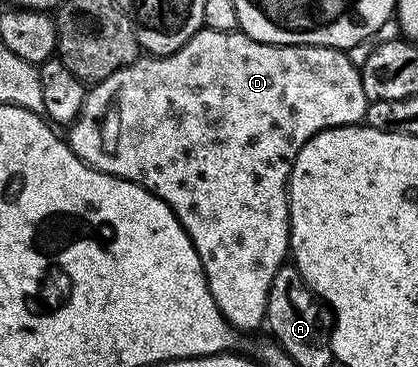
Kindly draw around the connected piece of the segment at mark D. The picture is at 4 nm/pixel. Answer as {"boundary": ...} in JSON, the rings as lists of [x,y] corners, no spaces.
{"boundary":[[[201,29],[180,48],[172,54],[162,56],[143,56],[140,57],[132,66],[121,68],[117,72],[113,72],[113,76],[109,76],[105,80],[94,83],[88,89],[85,96],[85,104],[81,108],[81,112],[77,116],[77,120],[71,123],[65,134],[65,141],[70,146],[73,153],[76,154],[87,166],[93,166],[96,170],[100,170],[102,174],[112,174],[118,178],[124,178],[130,182],[136,182],[139,186],[145,187],[150,194],[157,196],[171,209],[177,216],[177,220],[183,225],[183,231],[189,236],[189,240],[193,244],[193,248],[197,252],[197,256],[203,265],[203,271],[207,277],[209,284],[209,292],[213,292],[213,300],[217,300],[217,308],[225,316],[225,320],[230,326],[234,326],[240,332],[246,330],[255,330],[258,326],[262,327],[267,320],[267,301],[269,300],[269,284],[273,284],[273,276],[277,276],[277,268],[281,268],[288,261],[289,251],[291,248],[291,204],[289,201],[289,183],[291,181],[291,169],[297,160],[297,152],[301,152],[303,145],[313,136],[317,136],[323,130],[328,130],[334,126],[354,126],[362,123],[367,117],[367,97],[365,96],[365,88],[361,88],[361,76],[359,75],[359,67],[353,65],[349,60],[349,56],[342,50],[336,50],[334,46],[278,46],[277,44],[265,44],[253,40],[248,34],[236,32],[213,32],[209,29]]]}

